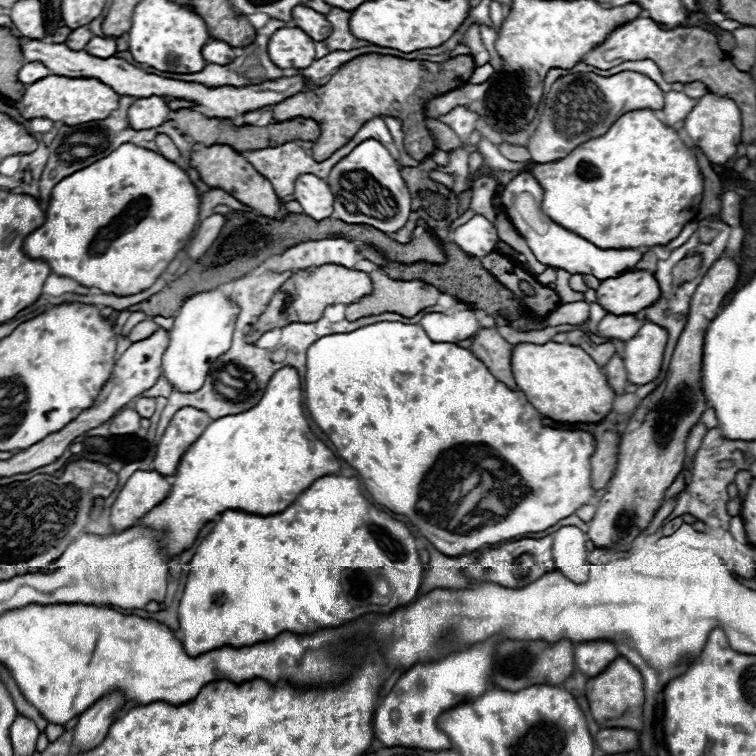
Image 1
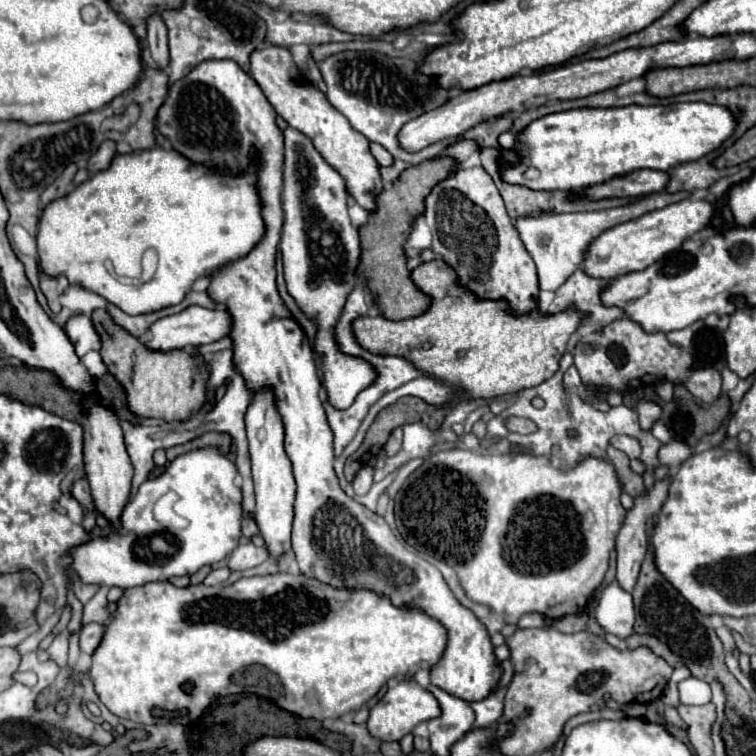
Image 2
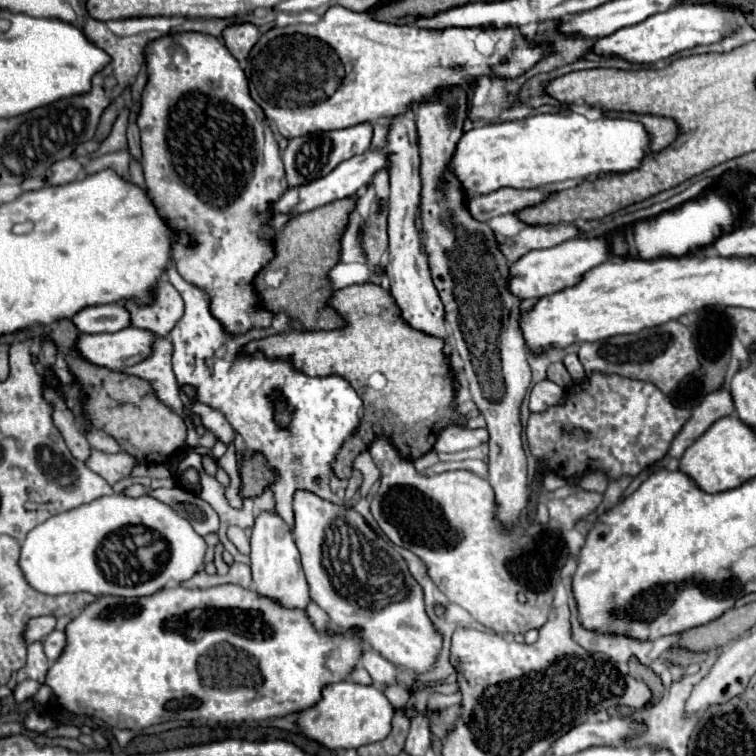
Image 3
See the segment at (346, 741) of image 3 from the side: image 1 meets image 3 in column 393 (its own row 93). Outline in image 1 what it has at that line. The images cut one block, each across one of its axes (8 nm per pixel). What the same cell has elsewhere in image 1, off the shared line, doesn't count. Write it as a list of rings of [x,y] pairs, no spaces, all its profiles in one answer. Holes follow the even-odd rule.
[[[706,92],[696,106],[690,110],[690,114],[686,116],[684,122],[684,130],[686,134],[692,138],[692,142],[696,146],[700,146],[704,150],[704,154],[708,156],[710,162],[716,164],[726,164],[726,160],[730,156],[734,156],[736,146],[740,144],[740,134],[742,134],[742,114],[738,104],[728,98],[728,96],[718,96],[714,92]]]

